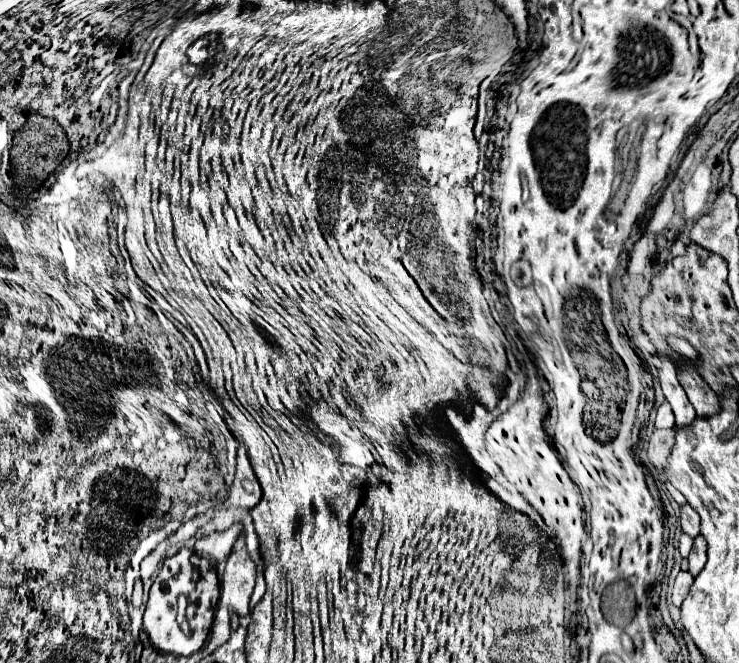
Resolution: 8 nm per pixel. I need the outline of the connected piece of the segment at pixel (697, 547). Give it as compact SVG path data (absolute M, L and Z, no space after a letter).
M702 536L694 538L694 546L692 546L692 552L688 556L688 562L690 562L690 572L694 576L698 576L706 564L706 542Z

